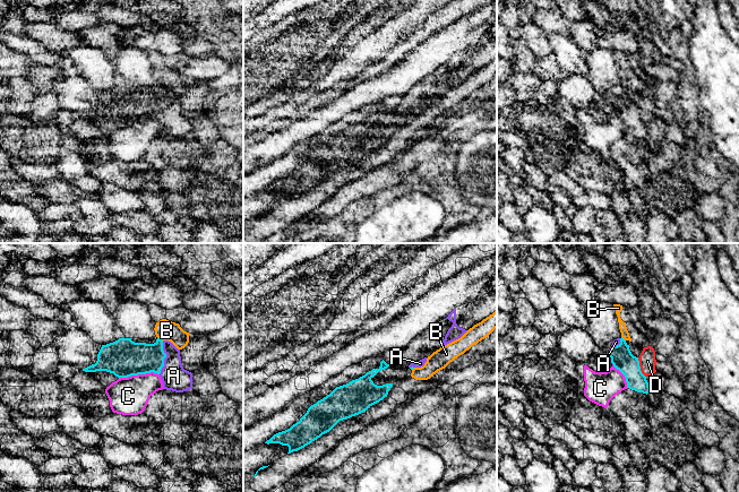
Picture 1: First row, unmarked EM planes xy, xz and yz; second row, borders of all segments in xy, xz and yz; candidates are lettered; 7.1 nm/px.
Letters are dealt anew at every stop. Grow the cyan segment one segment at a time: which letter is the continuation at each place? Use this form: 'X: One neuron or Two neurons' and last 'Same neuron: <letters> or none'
A: One neuron
B: Two neurons
C: Two neurons
D: Two neurons
Same neuron: A

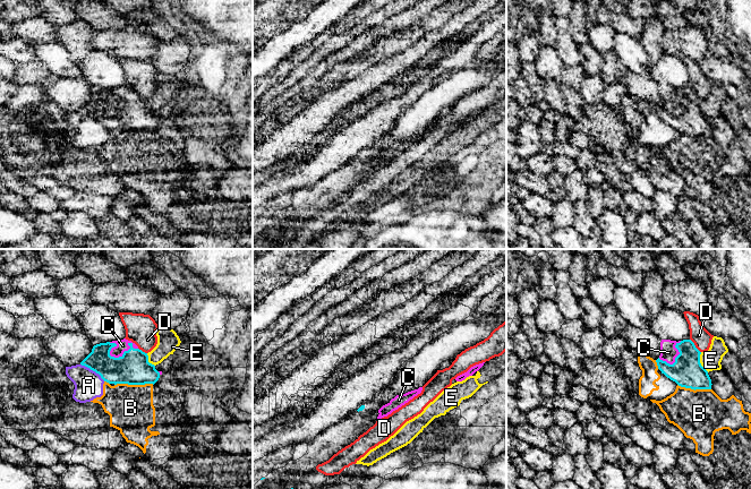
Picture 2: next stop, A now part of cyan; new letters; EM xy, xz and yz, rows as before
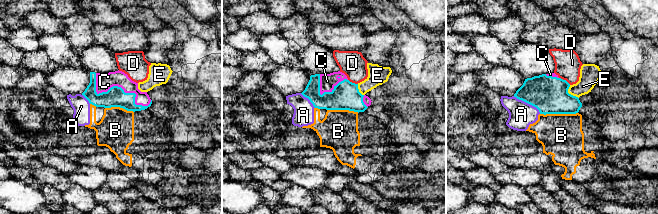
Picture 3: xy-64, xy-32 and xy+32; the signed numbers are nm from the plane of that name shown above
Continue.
A: Two neurons
B: Two neurons
C: One neuron
D: Two neurons
E: Two neurons
Same neuron: C

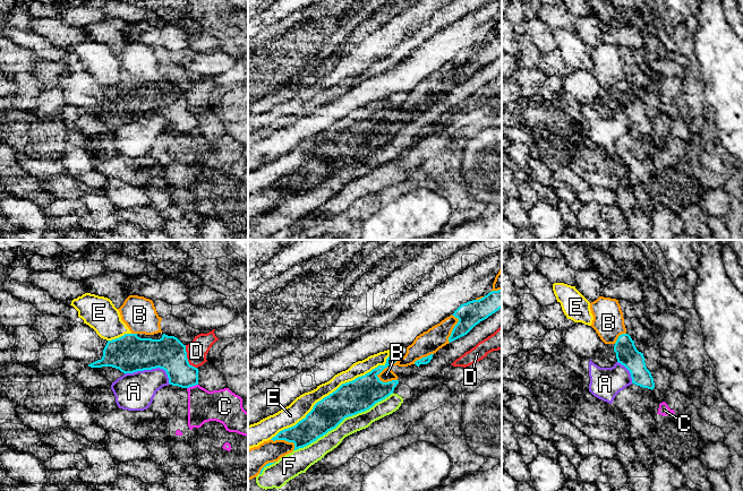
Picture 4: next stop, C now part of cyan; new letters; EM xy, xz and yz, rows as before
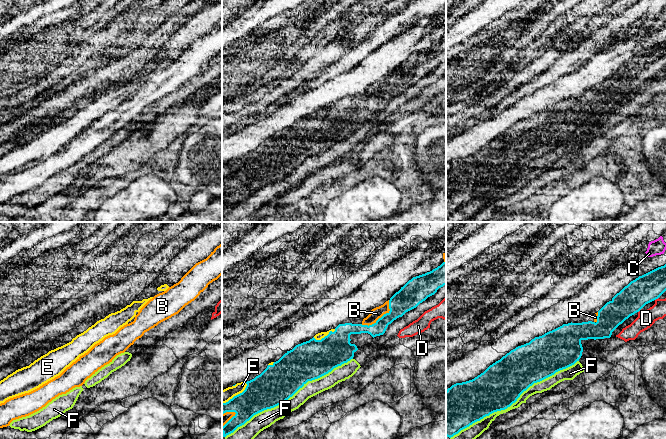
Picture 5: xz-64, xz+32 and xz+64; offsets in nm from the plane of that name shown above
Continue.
A: Two neurons
B: Two neurons
C: Two neurons
D: Two neurons
E: Two neurons
F: Two neurons
Same neuron: none

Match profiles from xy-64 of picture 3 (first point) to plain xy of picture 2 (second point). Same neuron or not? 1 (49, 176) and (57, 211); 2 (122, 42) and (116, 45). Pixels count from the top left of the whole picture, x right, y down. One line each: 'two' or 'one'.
1: one
2: one

